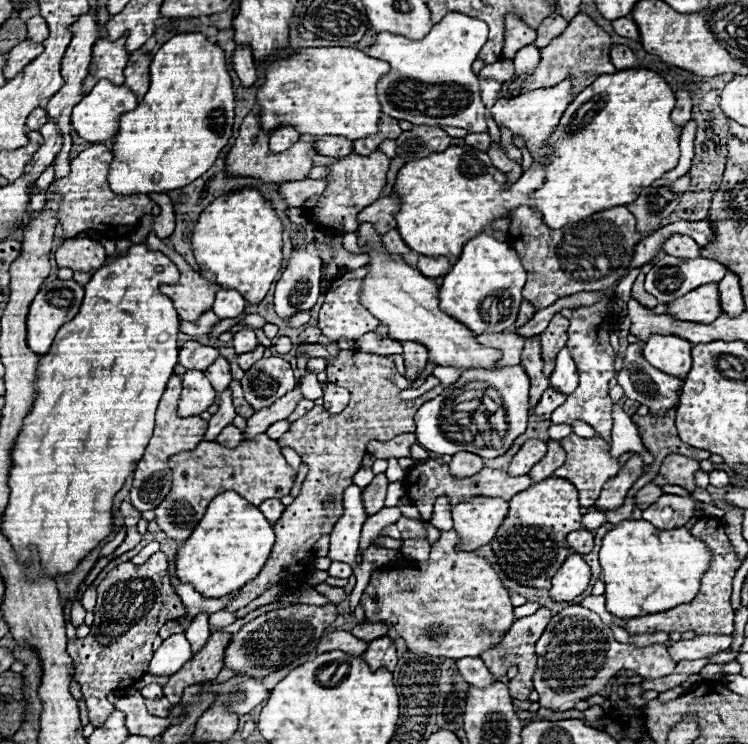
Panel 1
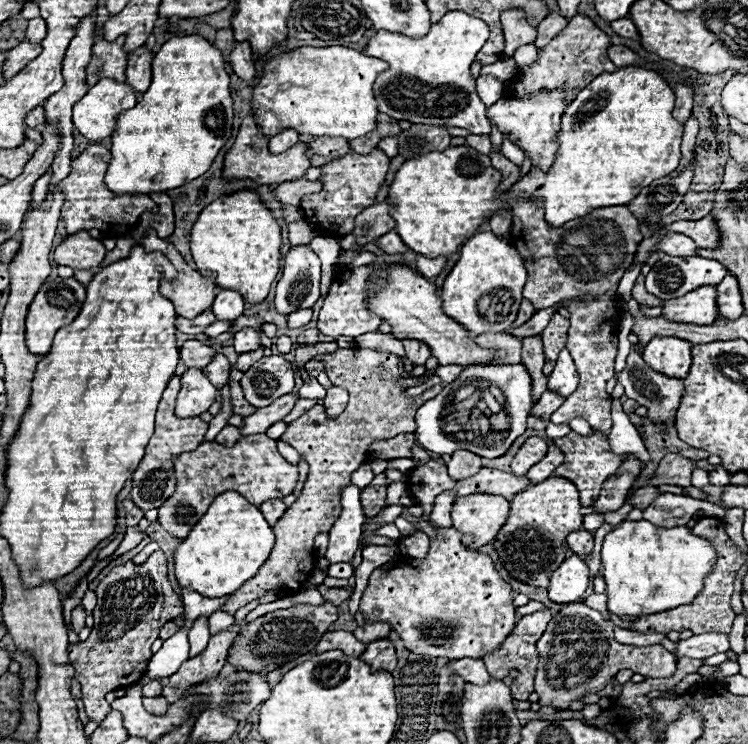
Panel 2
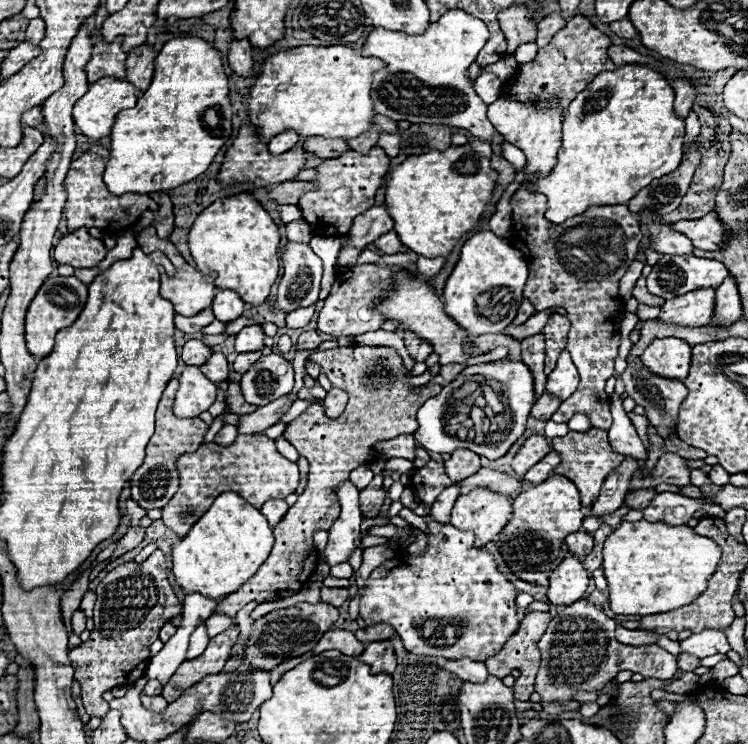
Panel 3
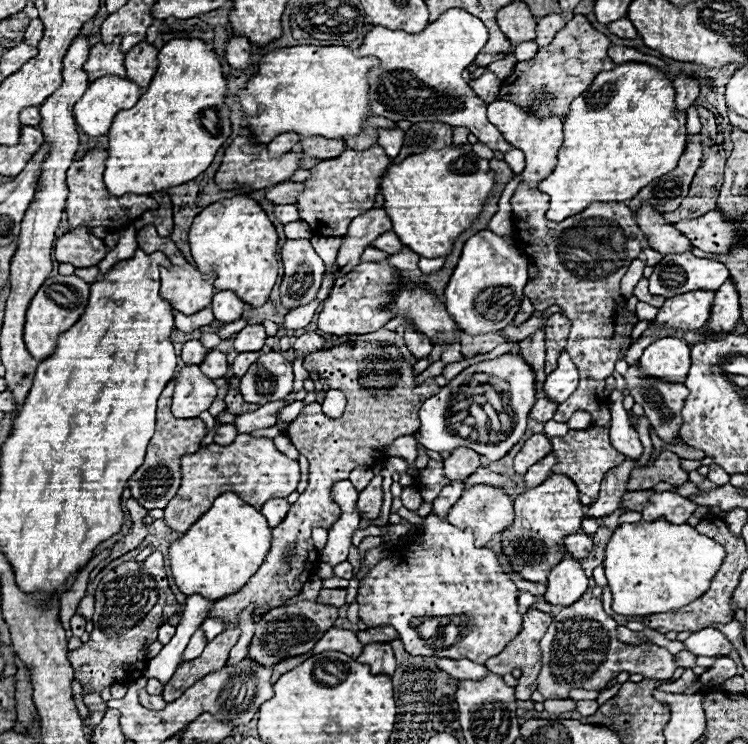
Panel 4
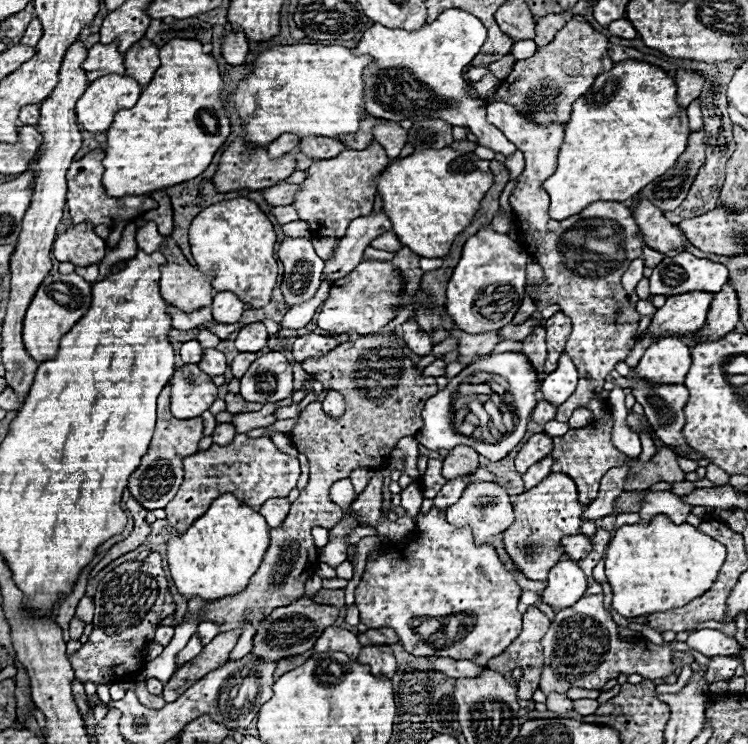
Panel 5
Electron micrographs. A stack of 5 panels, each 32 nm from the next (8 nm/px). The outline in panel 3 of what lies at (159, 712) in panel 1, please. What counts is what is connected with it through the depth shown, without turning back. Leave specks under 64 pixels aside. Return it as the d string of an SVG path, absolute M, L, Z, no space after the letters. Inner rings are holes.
M142 694L140 700L146 706L146 710L150 710L150 712L164 712L166 706L168 706L168 702L162 696L146 696L146 694Z

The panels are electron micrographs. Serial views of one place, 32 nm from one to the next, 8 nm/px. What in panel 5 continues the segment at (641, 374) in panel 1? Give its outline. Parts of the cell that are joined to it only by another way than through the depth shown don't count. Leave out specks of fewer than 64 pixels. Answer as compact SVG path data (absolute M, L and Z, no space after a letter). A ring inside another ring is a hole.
M634 368L628 372L626 378L632 382L630 384L630 394L634 394L636 402L644 406L644 416L648 418L656 436L666 446L676 446L676 448L682 448L682 450L690 450L690 446L686 446L686 440L682 436L682 426L684 426L682 410L688 402L686 386L684 384L656 384L656 382L648 382L648 380L634 380Z

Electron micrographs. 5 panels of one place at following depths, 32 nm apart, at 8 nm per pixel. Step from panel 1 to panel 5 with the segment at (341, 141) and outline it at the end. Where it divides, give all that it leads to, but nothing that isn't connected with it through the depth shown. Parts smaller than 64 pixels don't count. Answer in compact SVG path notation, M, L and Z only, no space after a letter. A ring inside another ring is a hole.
M304 136L300 144L304 144L302 154L316 158L316 160L328 160L328 158L338 156L342 150L346 150L346 146L340 140L322 138L322 136Z

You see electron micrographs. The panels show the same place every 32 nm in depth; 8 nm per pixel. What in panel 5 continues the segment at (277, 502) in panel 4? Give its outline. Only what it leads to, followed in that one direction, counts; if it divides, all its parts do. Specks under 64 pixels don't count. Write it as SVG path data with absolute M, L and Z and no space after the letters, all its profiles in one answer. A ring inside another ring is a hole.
M270 498L270 500L266 500L266 502L262 504L260 514L266 518L266 522L268 522L270 528L276 528L276 526L280 526L280 522L286 518L288 510L290 510L288 498Z

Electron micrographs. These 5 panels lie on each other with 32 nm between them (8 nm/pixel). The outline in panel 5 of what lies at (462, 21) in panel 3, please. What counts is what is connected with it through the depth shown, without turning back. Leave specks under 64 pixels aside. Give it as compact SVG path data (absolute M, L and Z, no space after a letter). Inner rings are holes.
M450 8L444 10L432 24L422 26L420 32L392 30L380 24L368 28L356 48L356 54L376 58L366 70L366 102L364 110L370 116L400 120L430 120L440 118L452 126L468 126L478 138L478 144L510 156L516 146L492 124L486 122L486 102L472 98L466 92L462 70L474 60L488 38L484 24L472 14Z

